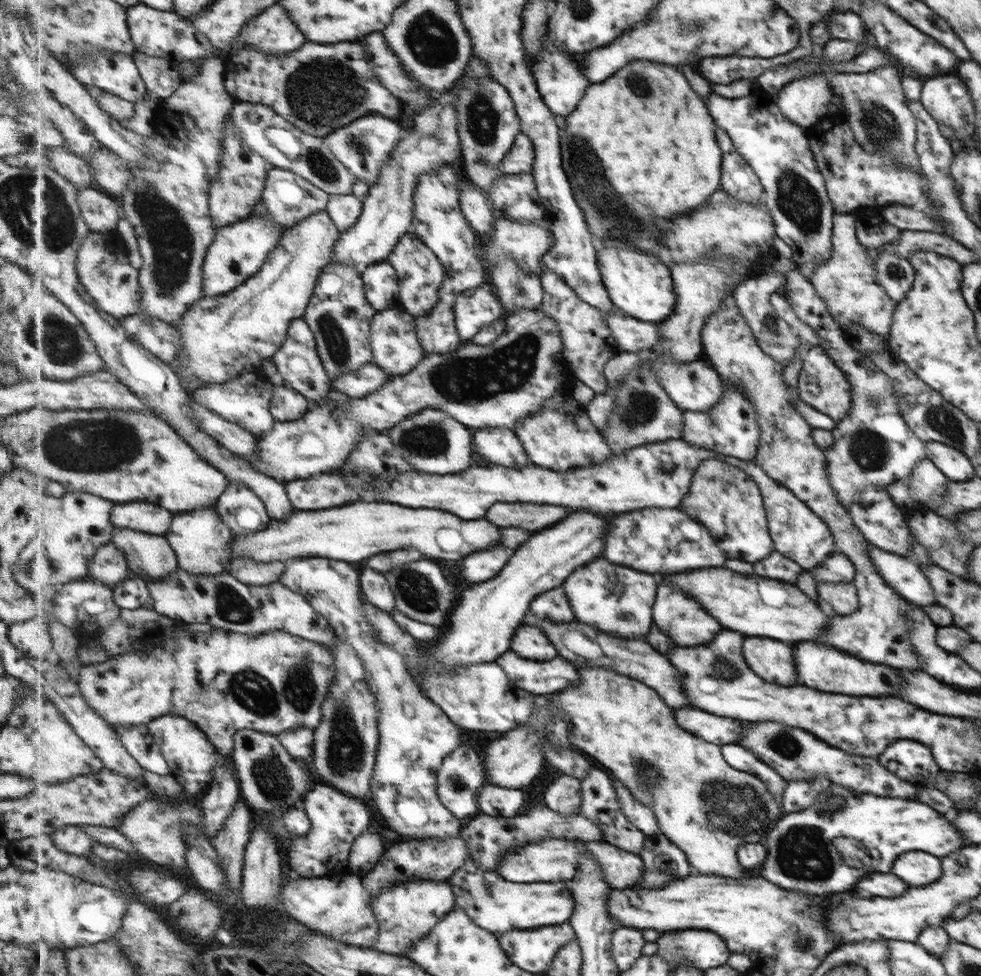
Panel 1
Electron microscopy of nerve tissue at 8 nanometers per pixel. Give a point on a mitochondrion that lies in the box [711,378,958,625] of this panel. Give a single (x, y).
(869, 450)

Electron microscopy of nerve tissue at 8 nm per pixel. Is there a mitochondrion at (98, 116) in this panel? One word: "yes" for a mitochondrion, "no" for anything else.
no

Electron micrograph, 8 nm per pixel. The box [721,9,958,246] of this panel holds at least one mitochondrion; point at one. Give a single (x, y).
(796, 198)

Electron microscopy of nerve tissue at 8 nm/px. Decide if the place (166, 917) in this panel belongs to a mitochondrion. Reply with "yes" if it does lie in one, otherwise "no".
no

